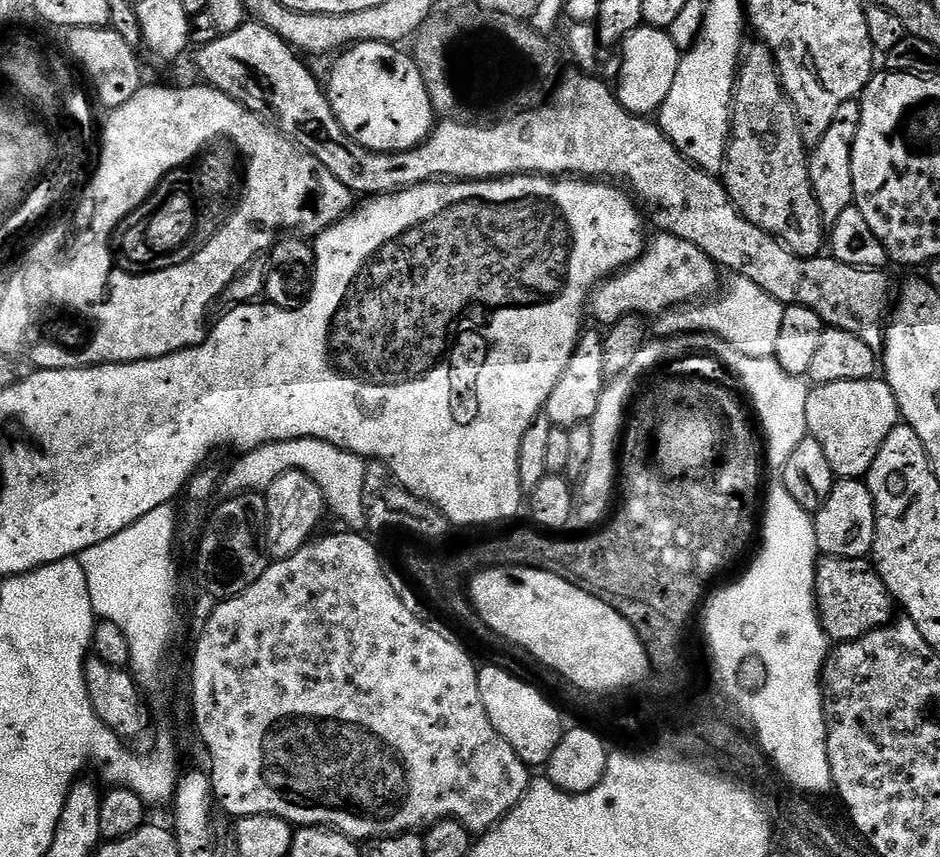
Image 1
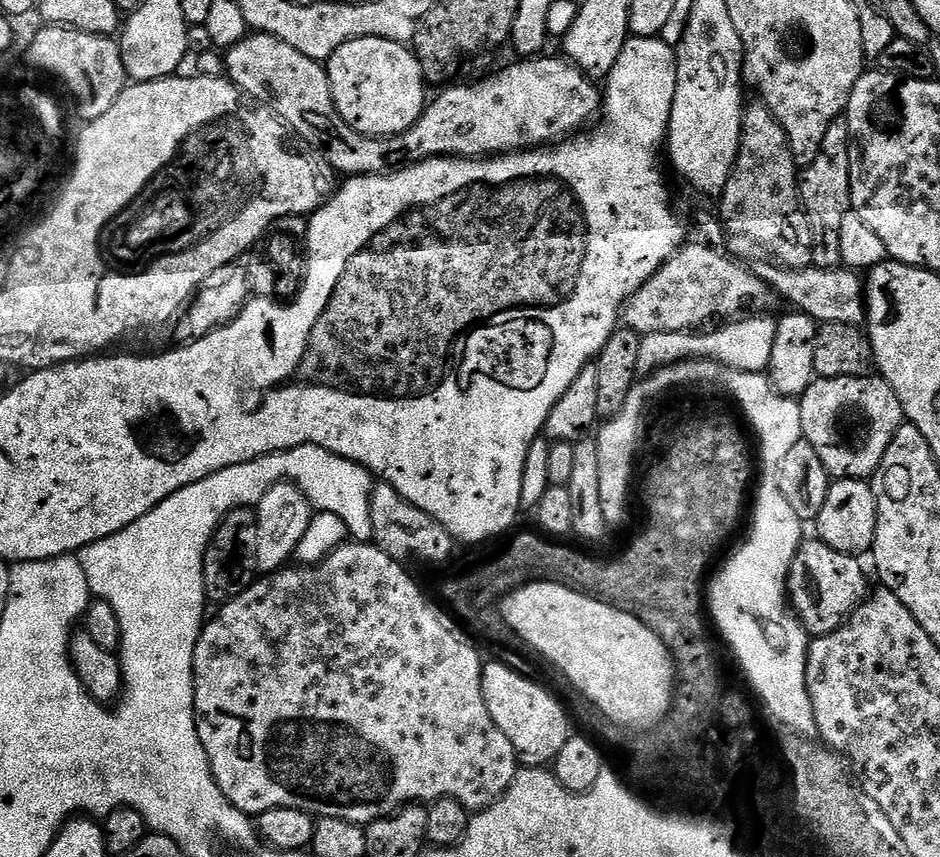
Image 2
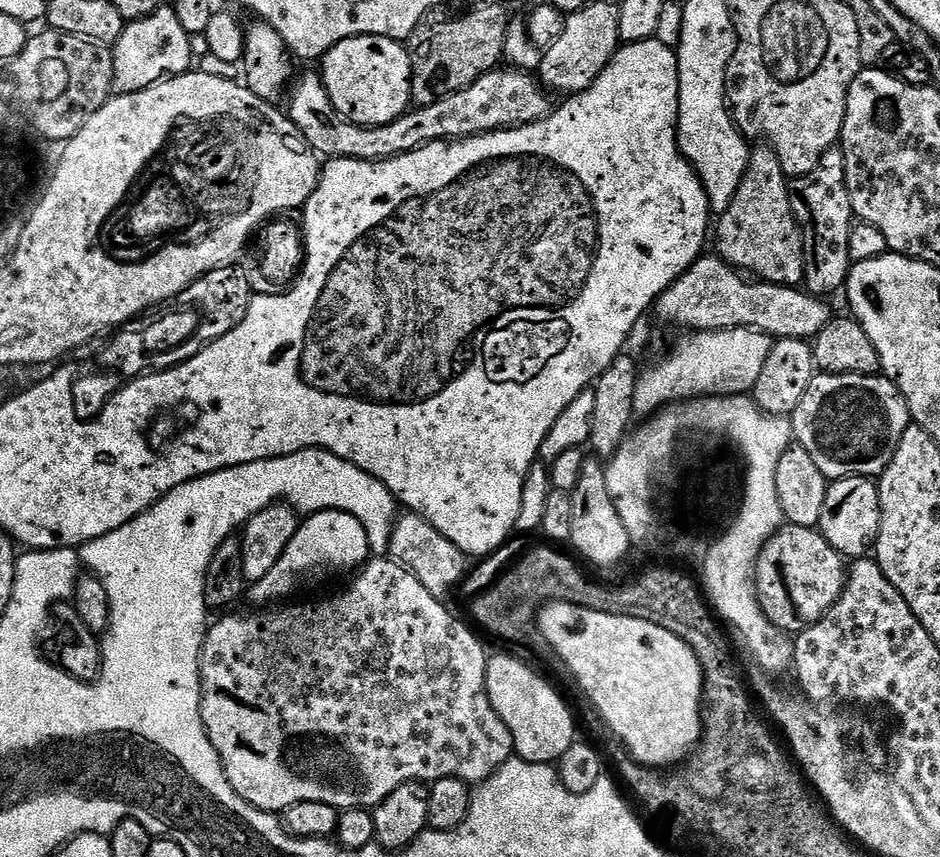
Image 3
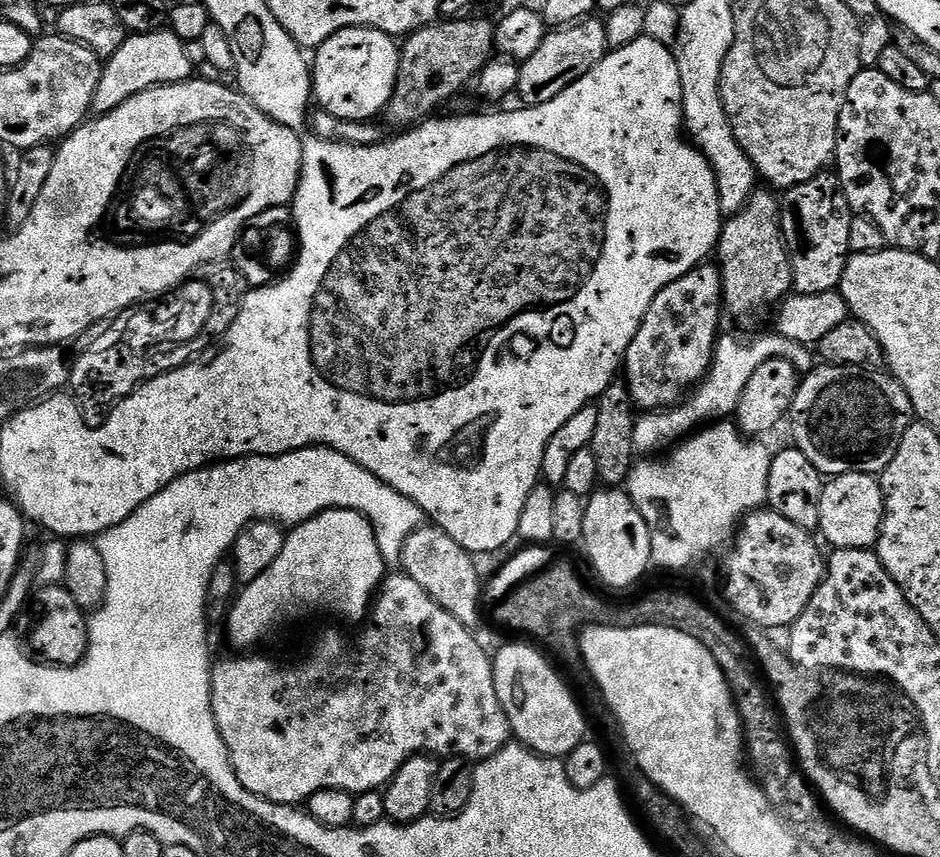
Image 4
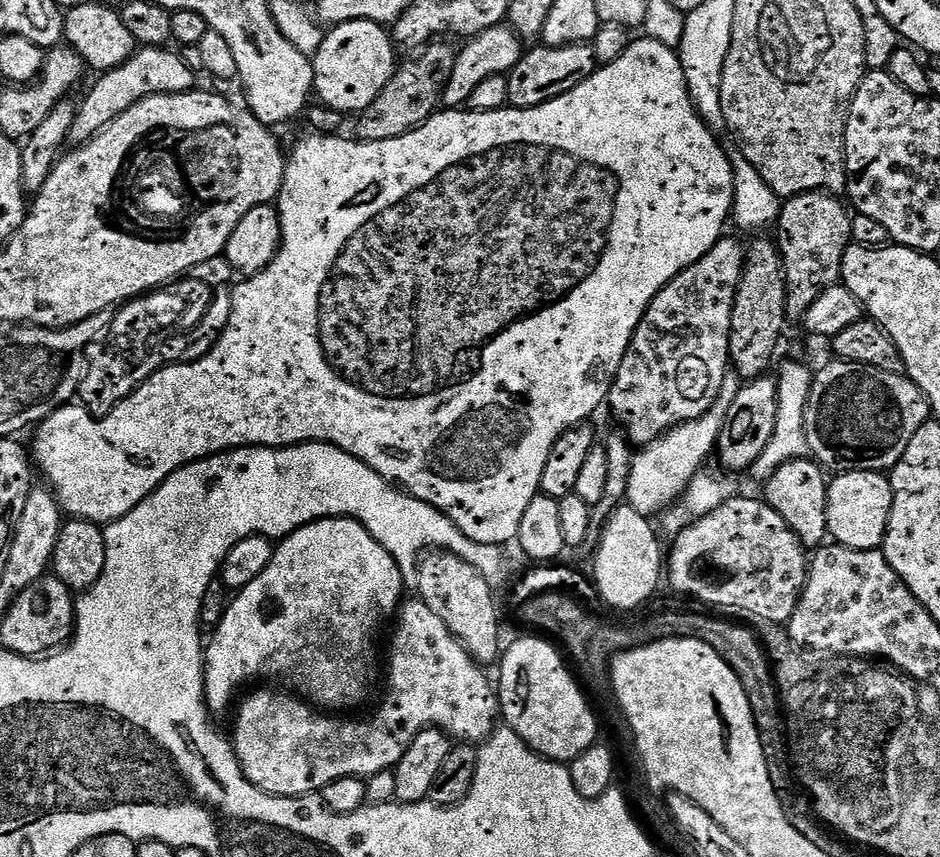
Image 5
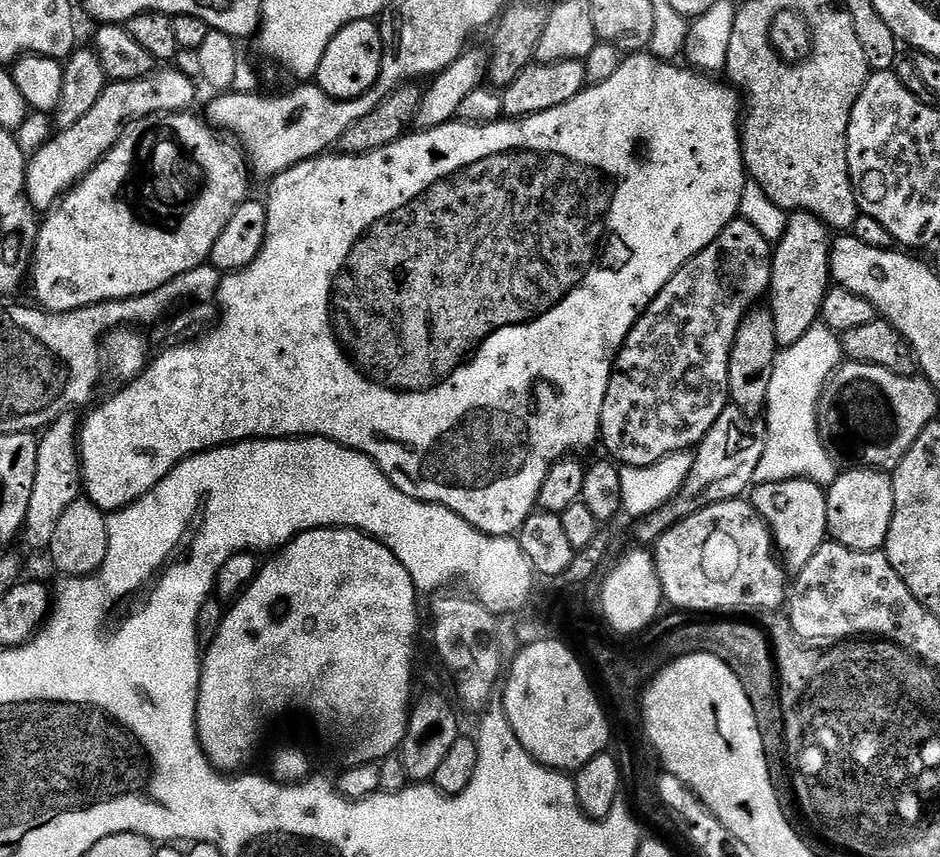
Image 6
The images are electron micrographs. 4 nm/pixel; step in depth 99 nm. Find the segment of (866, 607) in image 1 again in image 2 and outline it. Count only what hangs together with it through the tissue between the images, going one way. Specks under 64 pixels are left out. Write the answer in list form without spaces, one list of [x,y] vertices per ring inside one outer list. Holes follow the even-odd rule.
[[[819,538],[805,539],[788,571],[791,611],[809,637],[825,636],[841,628],[863,600],[870,595],[868,576],[856,556],[834,550]]]

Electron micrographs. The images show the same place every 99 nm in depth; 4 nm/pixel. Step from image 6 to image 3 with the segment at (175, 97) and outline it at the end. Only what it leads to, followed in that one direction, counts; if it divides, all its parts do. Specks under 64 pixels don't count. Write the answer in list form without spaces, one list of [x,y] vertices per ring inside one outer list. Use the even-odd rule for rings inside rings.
[[[161,6],[154,14],[141,20],[125,23],[124,32],[111,45],[113,93],[125,96],[138,90],[167,80],[169,76],[180,76],[193,67],[194,58],[190,54],[188,32],[182,30],[175,7]]]

